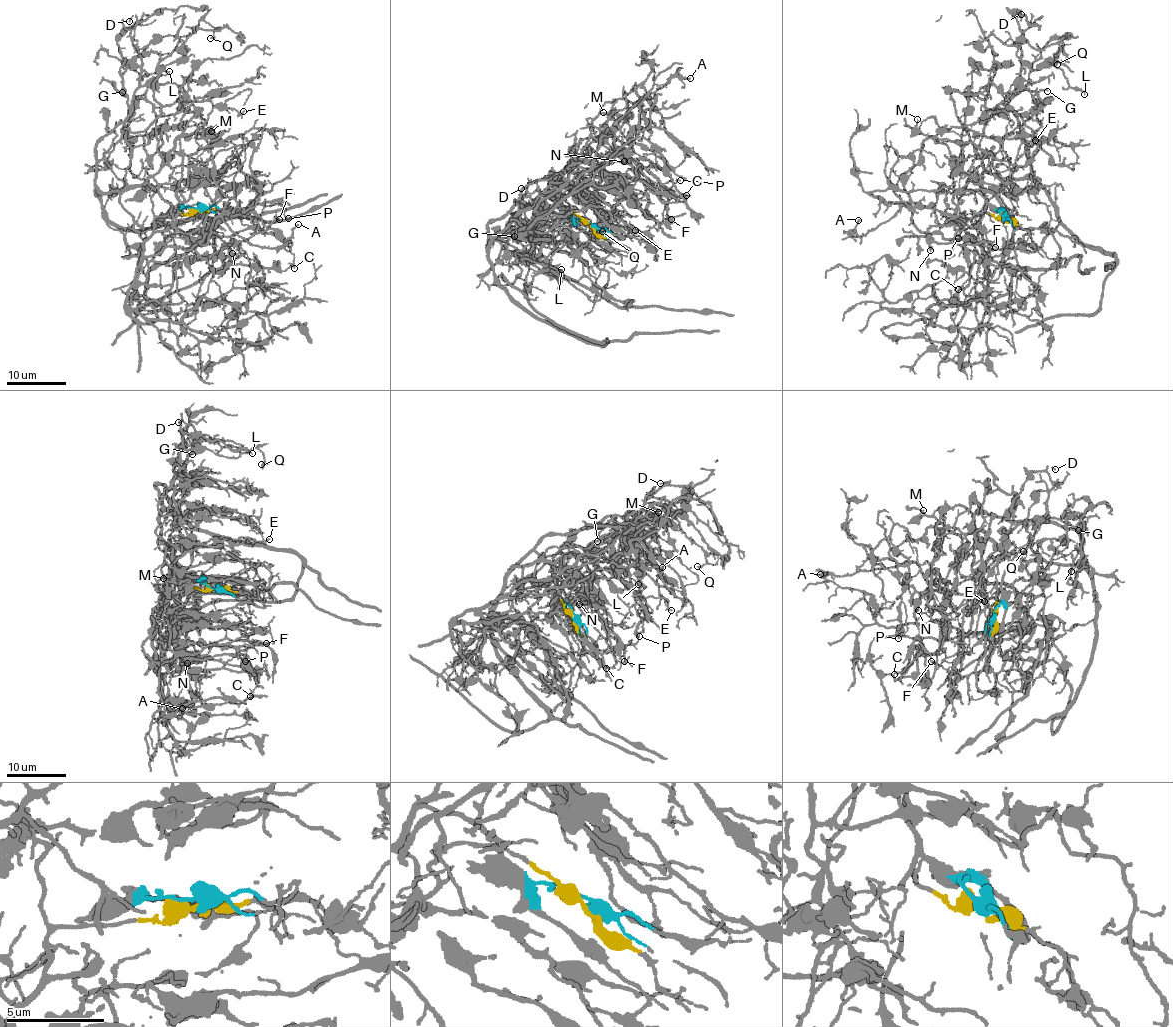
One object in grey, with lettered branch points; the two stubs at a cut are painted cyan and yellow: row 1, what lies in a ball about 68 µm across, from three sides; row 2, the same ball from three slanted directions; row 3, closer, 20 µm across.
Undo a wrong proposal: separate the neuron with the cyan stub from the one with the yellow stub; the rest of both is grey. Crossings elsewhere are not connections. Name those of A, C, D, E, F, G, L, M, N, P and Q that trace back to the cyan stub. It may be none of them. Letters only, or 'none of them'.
D, E, G, L, Q

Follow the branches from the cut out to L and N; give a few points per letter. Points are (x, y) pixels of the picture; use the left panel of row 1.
L: (199, 209), (144, 182), (96, 185), (96, 145), (128, 115), (122, 63), (170, 72)
N: (198, 209), (156, 216), (143, 254), (171, 246), (186, 251), (210, 232), (232, 254)

